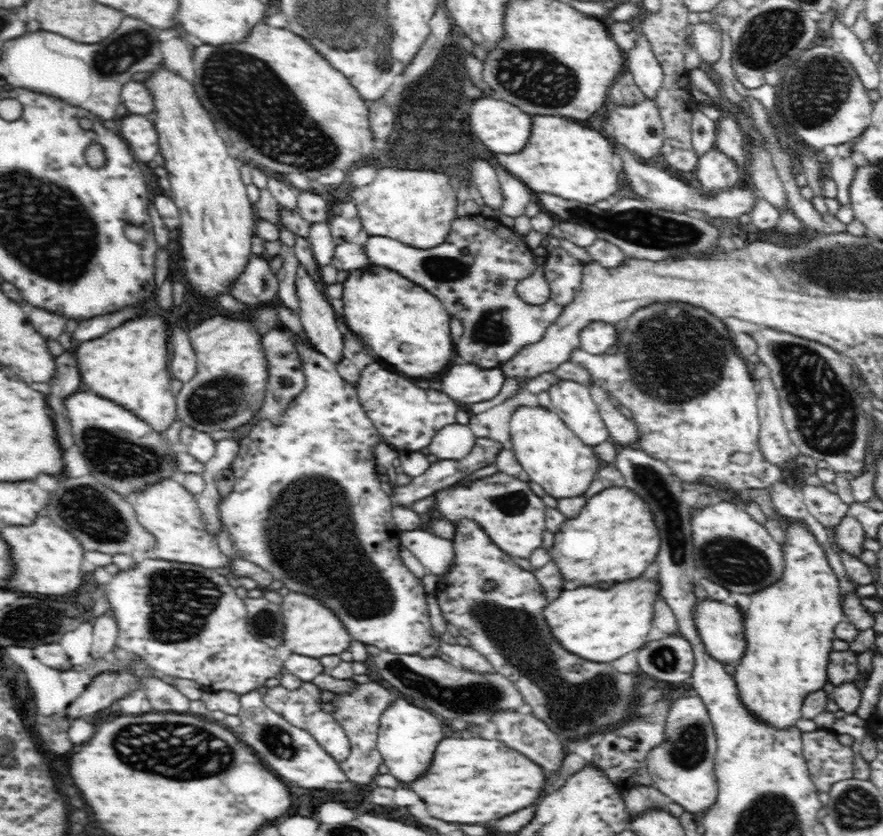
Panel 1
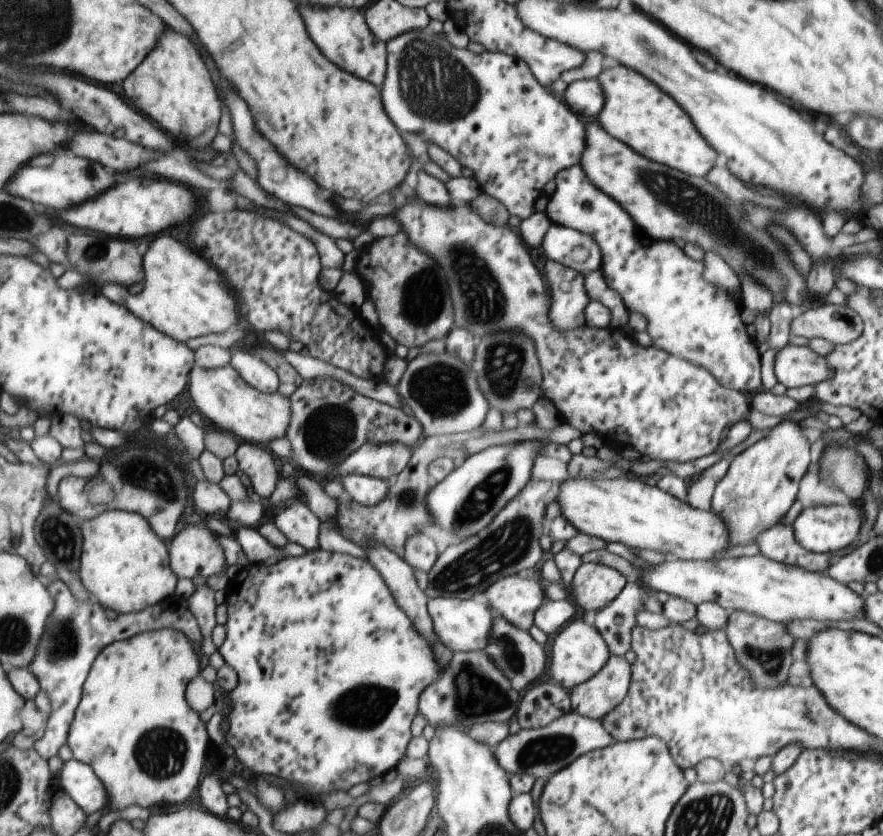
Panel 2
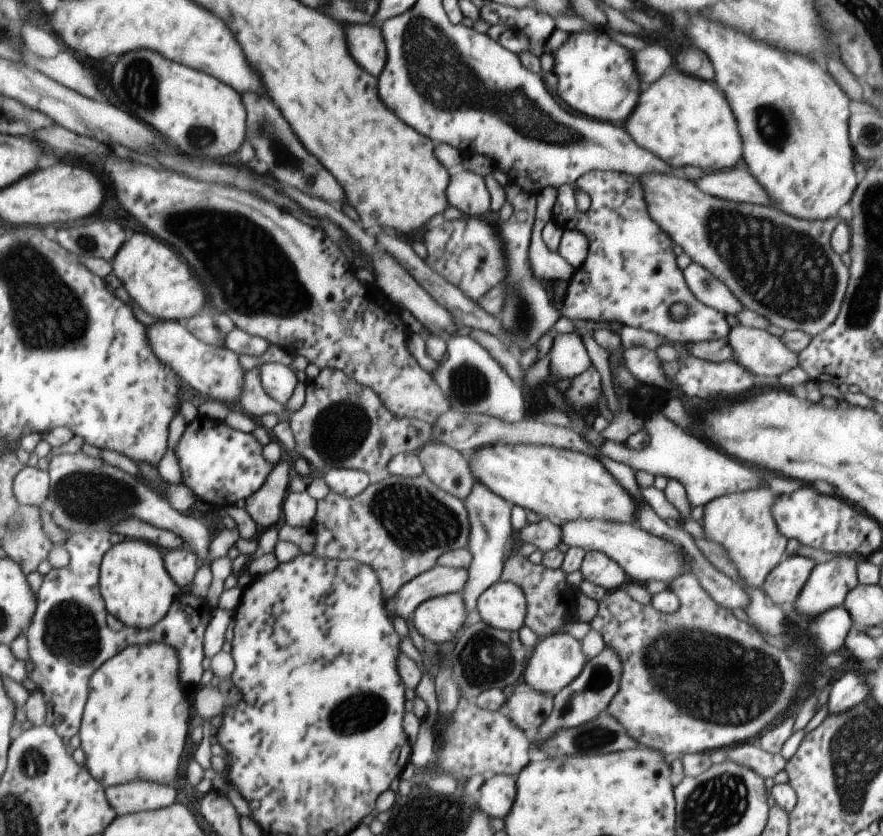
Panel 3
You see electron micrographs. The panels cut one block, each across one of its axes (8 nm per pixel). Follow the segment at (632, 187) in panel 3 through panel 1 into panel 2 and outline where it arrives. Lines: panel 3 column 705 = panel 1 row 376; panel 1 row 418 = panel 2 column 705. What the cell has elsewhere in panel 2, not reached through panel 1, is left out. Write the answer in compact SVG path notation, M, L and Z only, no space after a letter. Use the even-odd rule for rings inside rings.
M578 164L564 168L554 181L555 189L548 198L544 213L551 223L576 229L596 241L603 256L600 268L603 280L619 295L627 312L639 313L644 318L646 333L652 340L651 346L704 368L725 388L753 394L759 390L759 354L747 336L749 330L739 318L737 298L733 293L726 293L702 279L704 262L683 254L673 242L637 236L639 230L632 217L612 197L595 188Z

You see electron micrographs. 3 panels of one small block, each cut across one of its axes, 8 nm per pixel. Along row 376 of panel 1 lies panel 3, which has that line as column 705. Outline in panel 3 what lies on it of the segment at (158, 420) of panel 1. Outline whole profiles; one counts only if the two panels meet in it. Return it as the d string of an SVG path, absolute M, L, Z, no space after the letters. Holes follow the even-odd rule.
M675 68L645 88L641 108L633 112L633 120L624 120L624 127L635 144L678 171L684 166L696 166L707 173L722 171L737 166L741 158L742 140L721 92L711 82L681 74Z

